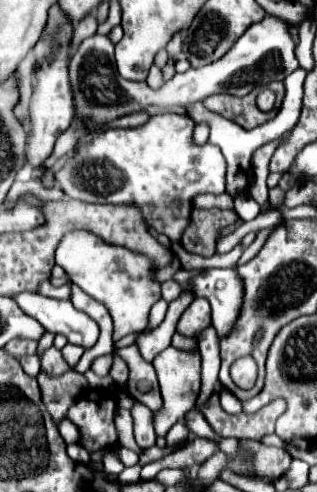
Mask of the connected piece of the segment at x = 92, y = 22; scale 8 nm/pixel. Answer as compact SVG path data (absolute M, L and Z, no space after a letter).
M87 15L87 17L85 17L85 21L77 23L77 25L75 25L75 37L73 37L73 41L71 41L73 51L81 45L81 41L83 41L83 39L91 37L95 31L97 31L97 19L95 19L93 15Z

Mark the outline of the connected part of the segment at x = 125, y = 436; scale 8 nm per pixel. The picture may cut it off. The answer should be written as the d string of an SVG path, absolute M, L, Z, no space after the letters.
M117 409L115 413L115 429L117 429L117 439L123 447L133 449L137 455L143 453L143 449L139 449L139 445L133 439L133 417L129 411L125 409Z

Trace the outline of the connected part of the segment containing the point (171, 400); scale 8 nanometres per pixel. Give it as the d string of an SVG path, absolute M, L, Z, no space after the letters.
M169 345L165 351L161 351L155 357L153 367L157 371L161 397L163 397L161 409L153 413L153 417L155 417L155 433L165 437L165 433L171 429L171 425L177 423L179 419L183 419L185 413L195 407L195 401L197 401L199 389L201 389L201 353L199 353L199 349L183 351L183 349L175 349L175 347Z

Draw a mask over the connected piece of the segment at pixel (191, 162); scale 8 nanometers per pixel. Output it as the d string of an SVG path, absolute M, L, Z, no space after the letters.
M155 115L141 127L109 129L95 137L91 145L67 155L67 163L55 173L55 181L69 199L85 203L135 205L147 229L167 235L179 243L189 225L193 199L201 193L225 191L225 159L221 149L193 143L193 121L181 115Z

